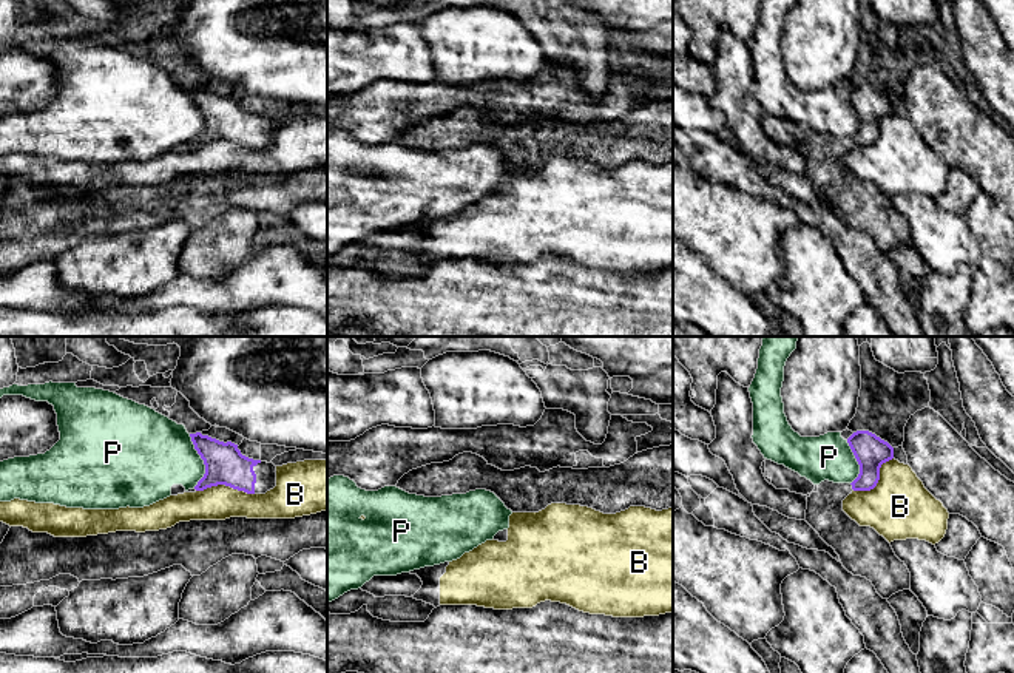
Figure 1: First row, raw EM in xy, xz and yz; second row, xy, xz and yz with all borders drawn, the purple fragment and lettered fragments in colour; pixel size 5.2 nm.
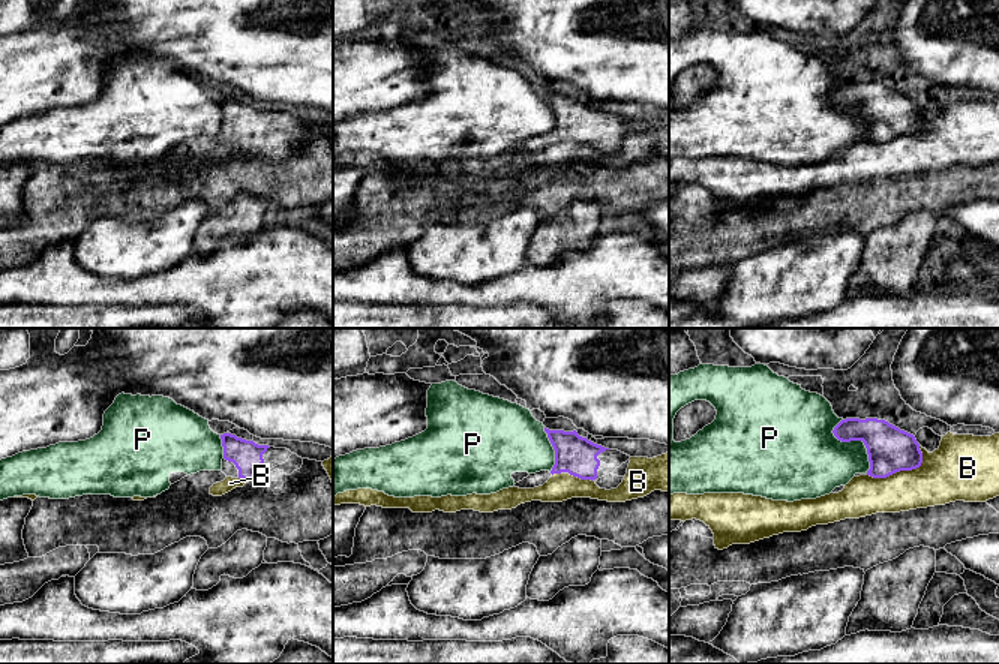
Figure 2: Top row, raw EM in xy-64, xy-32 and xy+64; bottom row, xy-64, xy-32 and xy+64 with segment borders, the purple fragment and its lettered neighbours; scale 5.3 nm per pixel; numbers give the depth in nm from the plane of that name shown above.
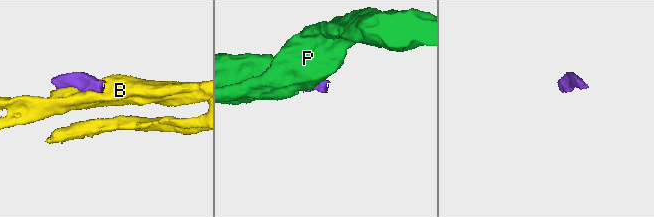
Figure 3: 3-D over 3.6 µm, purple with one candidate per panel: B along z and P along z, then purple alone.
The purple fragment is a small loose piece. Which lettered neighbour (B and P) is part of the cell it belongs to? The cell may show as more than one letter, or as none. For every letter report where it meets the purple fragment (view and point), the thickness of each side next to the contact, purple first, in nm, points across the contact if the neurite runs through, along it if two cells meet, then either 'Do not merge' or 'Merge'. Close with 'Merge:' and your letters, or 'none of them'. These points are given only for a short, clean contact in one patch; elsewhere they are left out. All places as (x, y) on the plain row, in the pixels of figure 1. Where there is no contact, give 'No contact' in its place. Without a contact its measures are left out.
B: Touches purple at xy (226, 139). Thickness 200 nm (purple) against 180 nm. Do not merge
P: Touches purple at xy (202, 113). Thickness 200 nm (purple) against 380 nm. Do not merge
Merge: none of them

